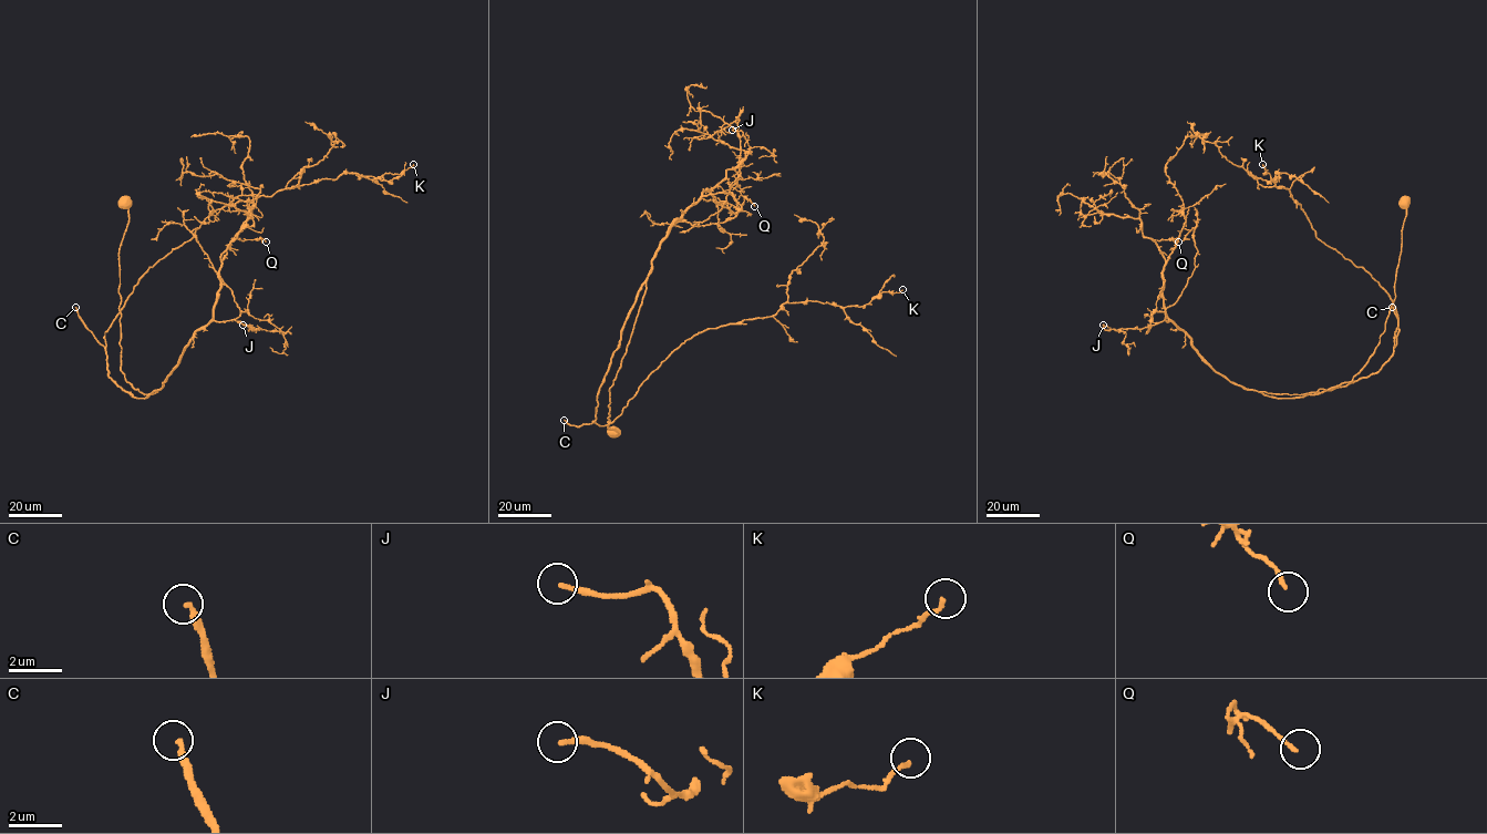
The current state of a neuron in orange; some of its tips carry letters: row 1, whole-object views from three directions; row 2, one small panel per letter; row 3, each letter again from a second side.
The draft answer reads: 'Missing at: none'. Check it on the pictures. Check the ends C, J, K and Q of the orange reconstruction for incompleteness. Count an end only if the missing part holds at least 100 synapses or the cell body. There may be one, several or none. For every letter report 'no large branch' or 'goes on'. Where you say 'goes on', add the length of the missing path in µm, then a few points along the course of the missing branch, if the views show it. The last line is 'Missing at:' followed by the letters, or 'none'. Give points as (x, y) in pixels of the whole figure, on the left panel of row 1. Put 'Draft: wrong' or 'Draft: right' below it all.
C: goes on; about 200 µm are missing
J: no large branch
K: no large branch
Q: no large branch
Missing at: C
Draft: wrong

